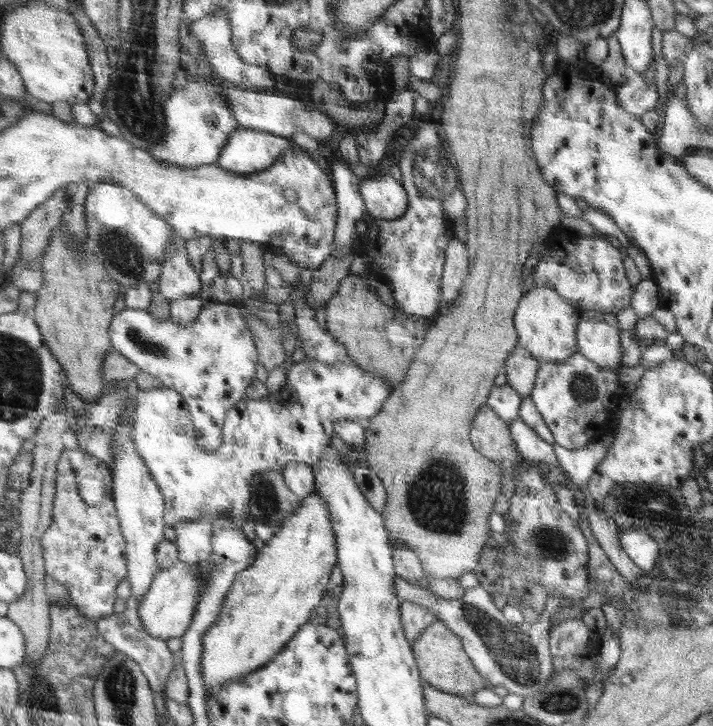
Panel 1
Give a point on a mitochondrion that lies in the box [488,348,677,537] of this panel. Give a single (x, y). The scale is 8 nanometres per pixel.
(625, 499)

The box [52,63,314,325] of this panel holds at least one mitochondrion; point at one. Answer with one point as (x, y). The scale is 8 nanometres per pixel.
(124, 255)

